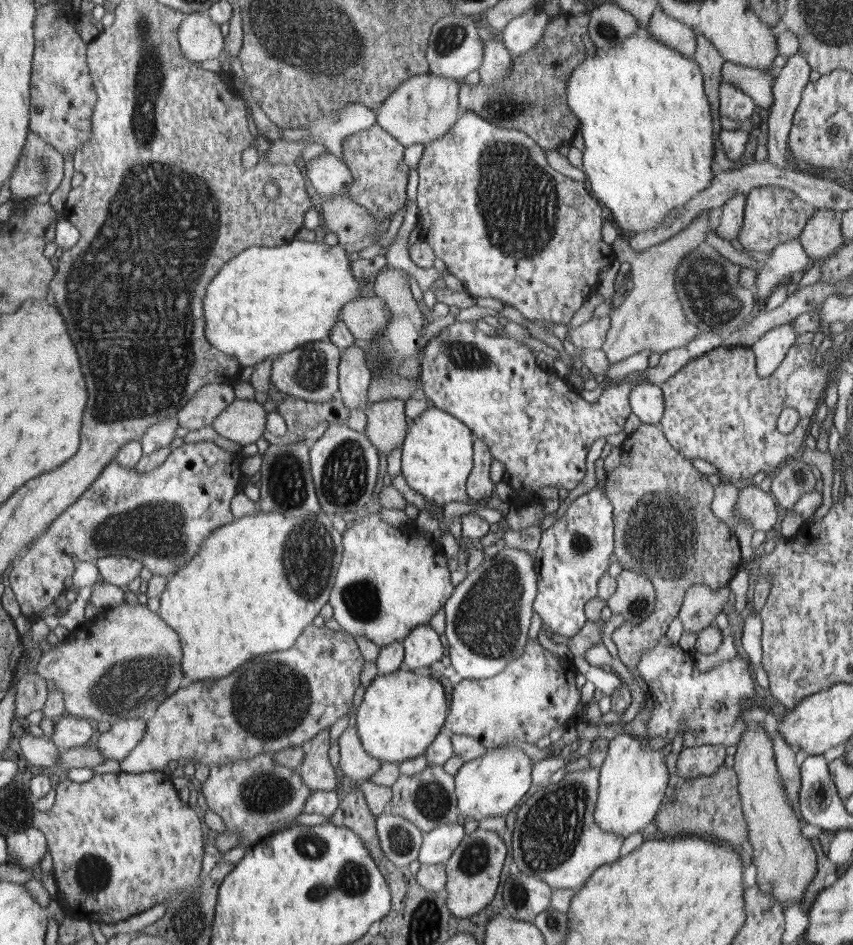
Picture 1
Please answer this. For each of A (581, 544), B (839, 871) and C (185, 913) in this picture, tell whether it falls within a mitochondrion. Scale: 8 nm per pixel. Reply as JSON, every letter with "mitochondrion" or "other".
{"A":"mitochondrion","B":"other","C":"mitochondrion"}

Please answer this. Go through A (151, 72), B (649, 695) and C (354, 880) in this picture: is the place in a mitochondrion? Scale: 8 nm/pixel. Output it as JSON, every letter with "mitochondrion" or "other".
{"A":"mitochondrion","B":"other","C":"mitochondrion"}

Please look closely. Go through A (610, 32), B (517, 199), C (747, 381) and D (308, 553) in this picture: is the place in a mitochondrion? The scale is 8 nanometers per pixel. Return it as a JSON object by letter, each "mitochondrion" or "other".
{"A":"mitochondrion","B":"mitochondrion","C":"other","D":"mitochondrion"}

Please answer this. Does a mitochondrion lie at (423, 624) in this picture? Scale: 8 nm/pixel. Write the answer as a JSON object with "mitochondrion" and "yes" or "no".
{"mitochondrion":"no"}

